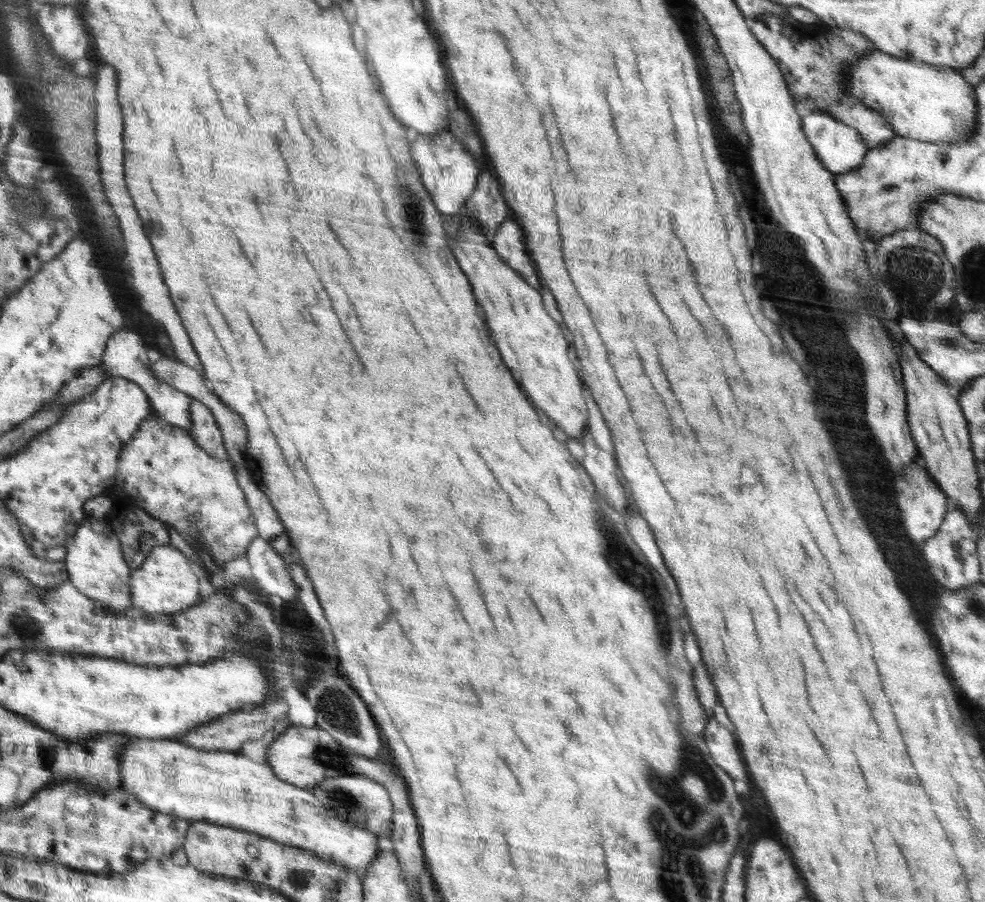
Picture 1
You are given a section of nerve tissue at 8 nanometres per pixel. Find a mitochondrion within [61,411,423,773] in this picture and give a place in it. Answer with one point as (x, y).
(338, 710)

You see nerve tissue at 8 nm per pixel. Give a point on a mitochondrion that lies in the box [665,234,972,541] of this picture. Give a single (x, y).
(914, 273)

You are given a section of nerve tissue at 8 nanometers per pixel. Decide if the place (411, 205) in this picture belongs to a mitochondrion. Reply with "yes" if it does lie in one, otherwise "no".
yes

